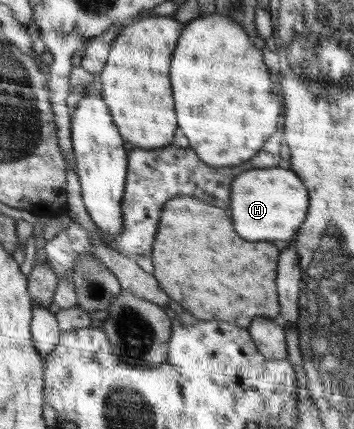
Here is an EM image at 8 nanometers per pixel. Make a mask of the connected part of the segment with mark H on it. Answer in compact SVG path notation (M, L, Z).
M277 167L261 168L261 170L249 170L247 174L241 174L235 178L235 190L231 190L231 212L235 230L239 230L241 238L247 240L289 240L295 236L297 228L303 224L306 218L309 204L308 190L302 180L291 169Z

